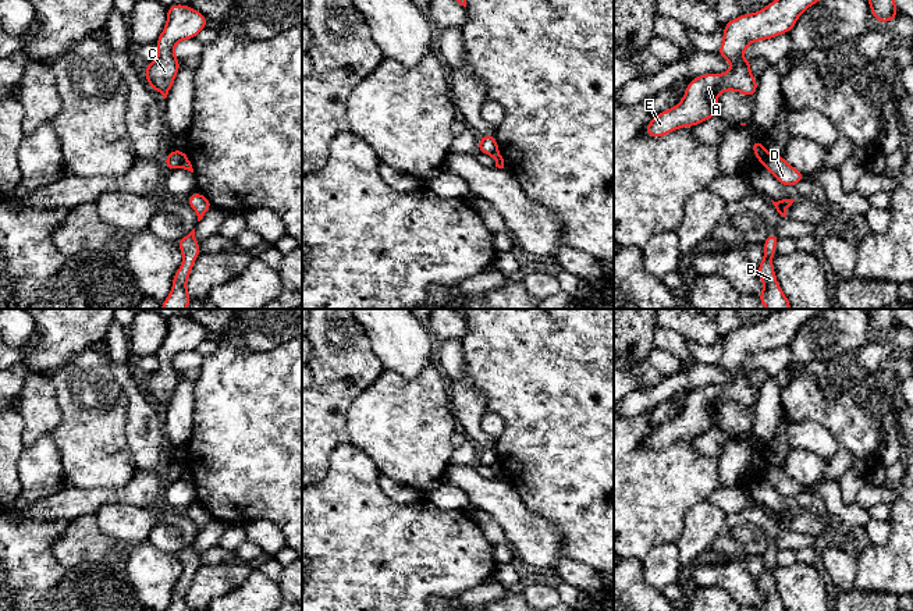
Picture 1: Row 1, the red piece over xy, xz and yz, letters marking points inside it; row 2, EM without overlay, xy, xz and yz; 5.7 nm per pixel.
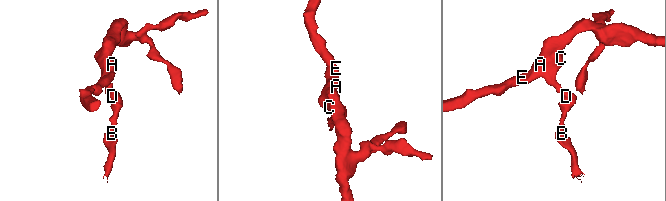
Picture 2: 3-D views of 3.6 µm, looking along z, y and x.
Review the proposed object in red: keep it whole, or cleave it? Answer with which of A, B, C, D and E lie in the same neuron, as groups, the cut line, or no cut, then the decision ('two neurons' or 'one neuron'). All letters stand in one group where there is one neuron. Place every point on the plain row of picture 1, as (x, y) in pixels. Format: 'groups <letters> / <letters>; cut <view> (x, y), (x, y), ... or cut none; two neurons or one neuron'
groups A C E / B D; cut xy (184, 465), (178, 478); two neurons

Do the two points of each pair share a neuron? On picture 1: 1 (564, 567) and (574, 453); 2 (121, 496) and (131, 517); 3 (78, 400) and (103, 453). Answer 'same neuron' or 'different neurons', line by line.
1: different neurons
2: different neurons
3: same neuron

